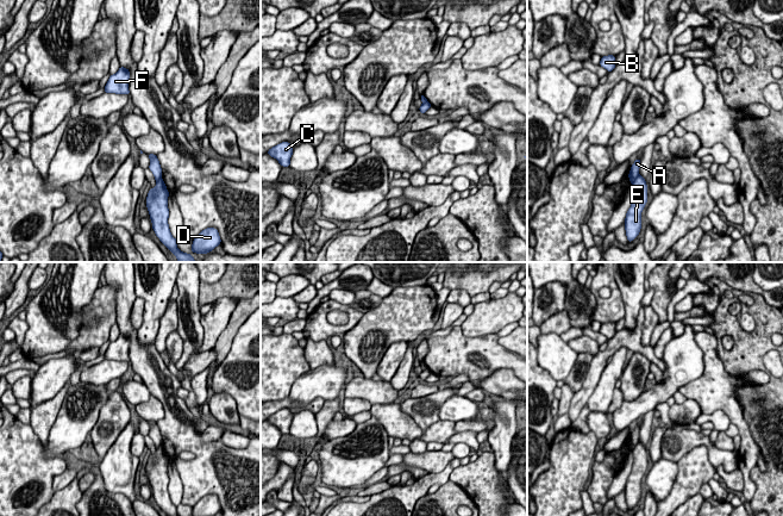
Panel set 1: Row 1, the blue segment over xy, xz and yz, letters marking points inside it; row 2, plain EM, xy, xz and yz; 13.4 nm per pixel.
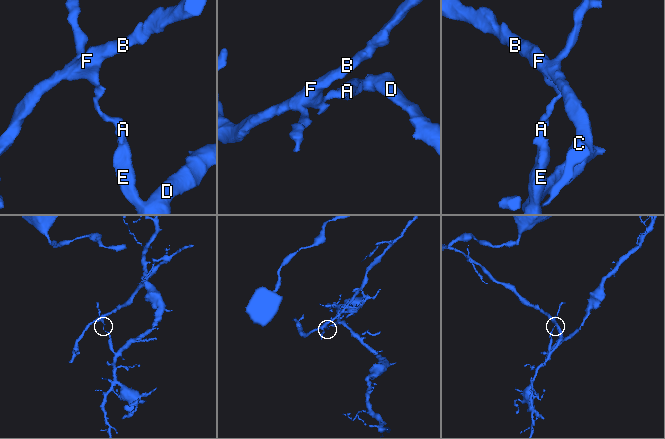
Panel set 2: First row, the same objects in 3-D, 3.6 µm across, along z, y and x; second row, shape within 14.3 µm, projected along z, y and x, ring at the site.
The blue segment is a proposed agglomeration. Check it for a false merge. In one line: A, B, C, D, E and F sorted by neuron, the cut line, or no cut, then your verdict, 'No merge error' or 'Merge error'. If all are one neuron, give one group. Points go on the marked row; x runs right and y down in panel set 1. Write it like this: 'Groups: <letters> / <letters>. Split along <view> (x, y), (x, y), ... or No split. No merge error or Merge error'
Groups: A B C F / D E. Split along yz (639, 174), (632, 182). Merge error

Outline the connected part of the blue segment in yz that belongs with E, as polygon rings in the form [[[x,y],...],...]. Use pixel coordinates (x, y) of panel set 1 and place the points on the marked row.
[[[639,174],[632,185],[632,204],[625,218],[625,230],[628,242],[632,242],[640,232],[641,212],[647,203],[647,185],[645,179]]]

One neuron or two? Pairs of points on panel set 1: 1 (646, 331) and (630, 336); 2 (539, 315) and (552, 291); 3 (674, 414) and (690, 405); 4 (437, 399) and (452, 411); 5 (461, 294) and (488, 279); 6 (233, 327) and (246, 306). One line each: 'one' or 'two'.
1: two
2: one
3: one
4: two
5: two
6: one

